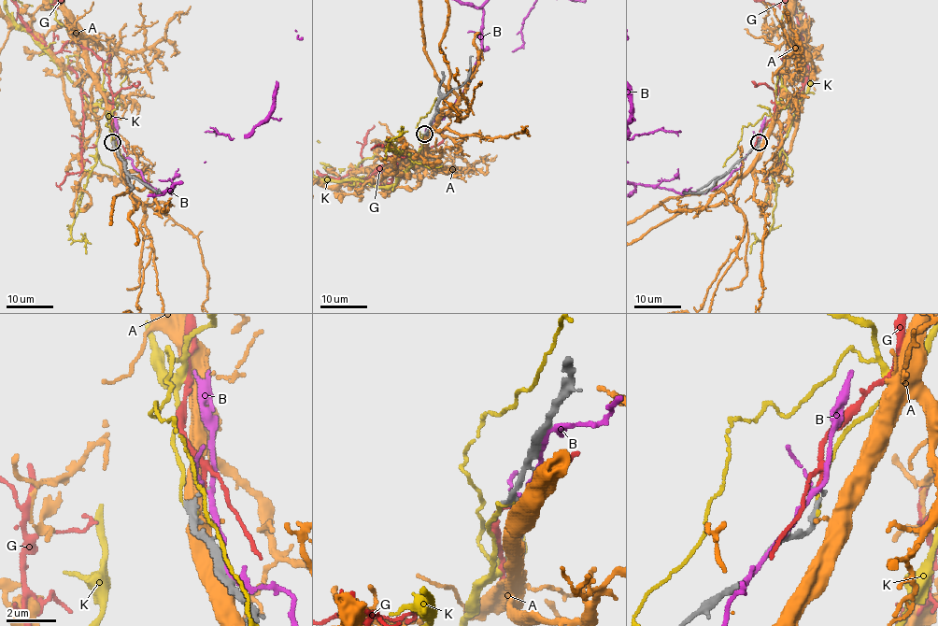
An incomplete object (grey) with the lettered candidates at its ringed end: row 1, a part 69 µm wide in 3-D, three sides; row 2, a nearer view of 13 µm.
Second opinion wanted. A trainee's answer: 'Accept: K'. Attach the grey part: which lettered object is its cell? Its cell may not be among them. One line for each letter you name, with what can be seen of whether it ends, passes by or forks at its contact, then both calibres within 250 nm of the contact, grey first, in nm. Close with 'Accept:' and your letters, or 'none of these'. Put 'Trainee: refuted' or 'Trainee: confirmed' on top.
Trainee: refuted
Accept: none of these

